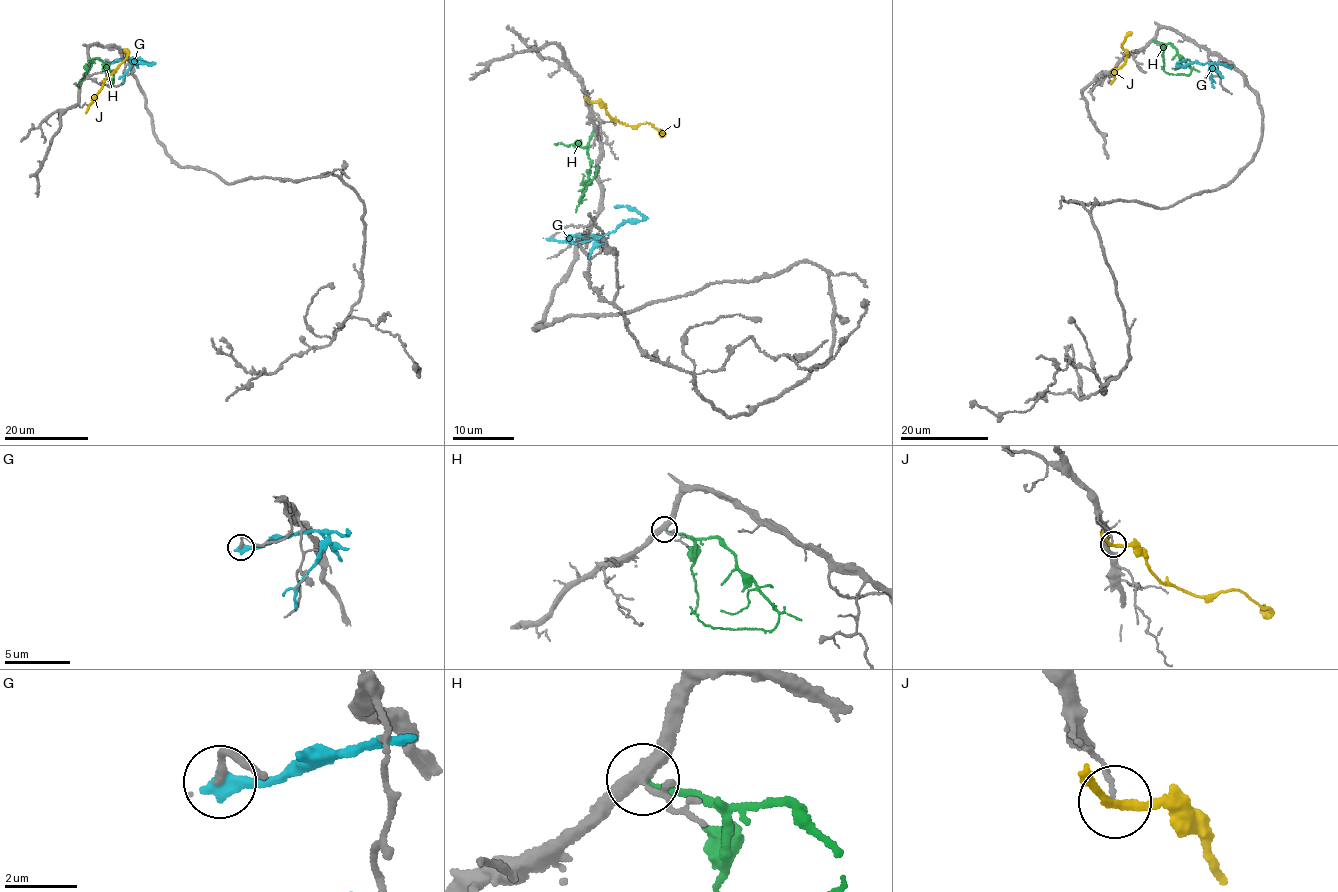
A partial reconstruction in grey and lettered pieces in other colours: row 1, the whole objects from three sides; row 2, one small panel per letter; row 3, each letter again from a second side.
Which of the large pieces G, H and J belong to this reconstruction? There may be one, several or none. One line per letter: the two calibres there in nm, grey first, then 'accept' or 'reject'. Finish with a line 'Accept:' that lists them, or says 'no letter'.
G: 170/480 nm | reject
H: 320/200 nm | reject
J: 110/200 nm | reject
Accept: no letter

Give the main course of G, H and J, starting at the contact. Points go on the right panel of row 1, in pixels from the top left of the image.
G: (1231, 66), (1189, 63), (1176, 66), (1185, 60)
H: (1152, 40), (1173, 45), (1191, 72), (1174, 74), (1162, 69)
J: (1114, 78), (1113, 73), (1124, 64), (1127, 53), (1122, 45), (1131, 31)

